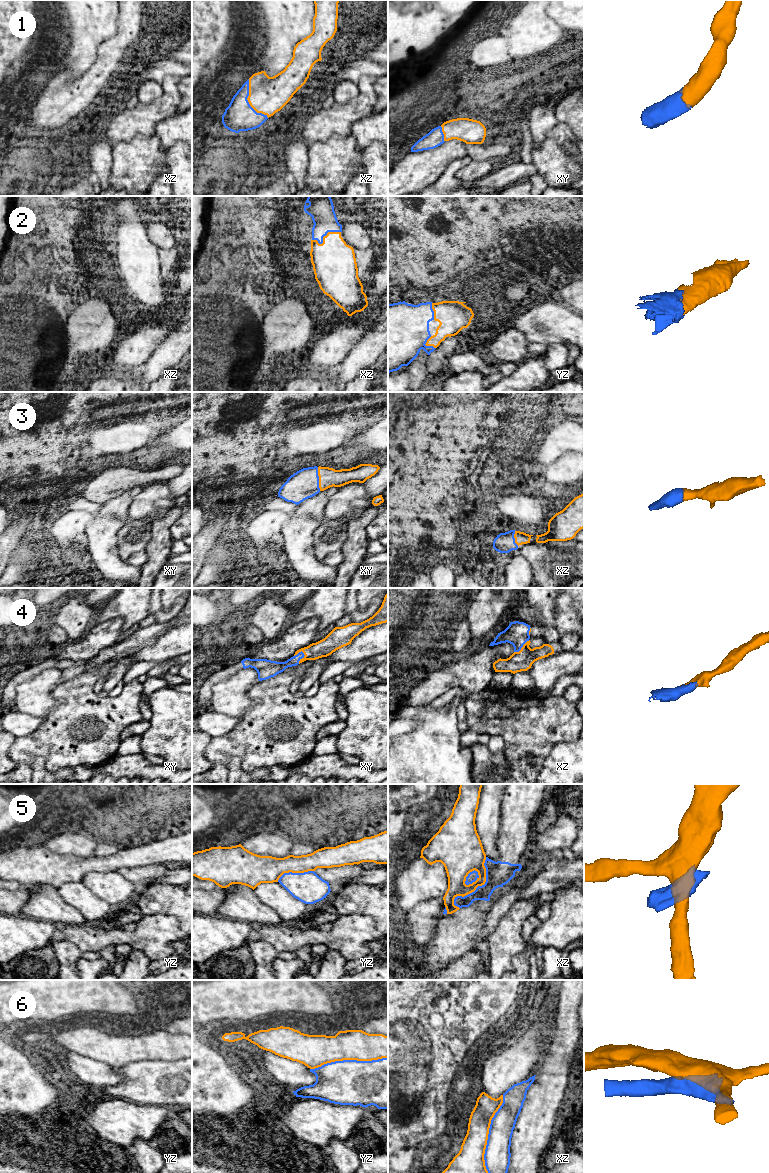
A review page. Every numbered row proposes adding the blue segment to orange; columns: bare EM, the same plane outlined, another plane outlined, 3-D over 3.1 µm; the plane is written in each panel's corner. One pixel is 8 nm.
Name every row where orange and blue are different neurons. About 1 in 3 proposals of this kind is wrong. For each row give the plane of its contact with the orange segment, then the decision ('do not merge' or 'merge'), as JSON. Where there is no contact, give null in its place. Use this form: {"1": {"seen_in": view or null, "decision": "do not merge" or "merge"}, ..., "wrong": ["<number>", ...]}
{"1": {"seen_in": "xz", "decision": "merge"}, "2": {"seen_in": "xz", "decision": "merge"}, "3": {"seen_in": "xy", "decision": "merge"}, "4": {"seen_in": "xy", "decision": "merge"}, "5": {"seen_in": "xz", "decision": "do not merge"}, "6": {"seen_in": "yz", "decision": "do not merge"}, "wrong": ["5", "6"]}

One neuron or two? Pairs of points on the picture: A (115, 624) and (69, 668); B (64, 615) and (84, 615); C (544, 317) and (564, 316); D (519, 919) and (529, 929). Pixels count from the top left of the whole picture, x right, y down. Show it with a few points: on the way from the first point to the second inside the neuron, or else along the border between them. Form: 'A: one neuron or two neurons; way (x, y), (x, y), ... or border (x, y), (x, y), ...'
A: two neurons; border (99, 651), (96, 656), (88, 661), (54, 658)
B: one neuron; way (69, 615), (79, 615)
C: one neuron; way (549, 317), (559, 317)
D: two neurons; border (533, 914), (523, 927), (523, 937), (526, 940)

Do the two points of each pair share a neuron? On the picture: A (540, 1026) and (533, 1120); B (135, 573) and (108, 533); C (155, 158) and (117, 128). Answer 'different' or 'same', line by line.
A: different
B: same
C: different

